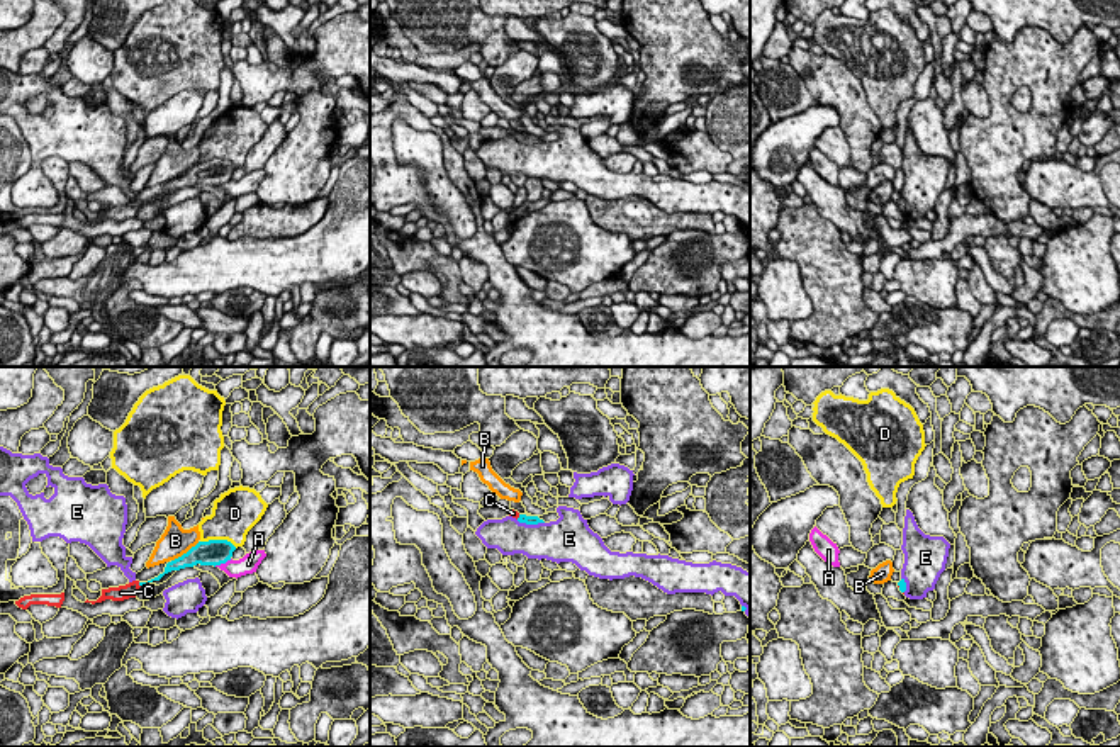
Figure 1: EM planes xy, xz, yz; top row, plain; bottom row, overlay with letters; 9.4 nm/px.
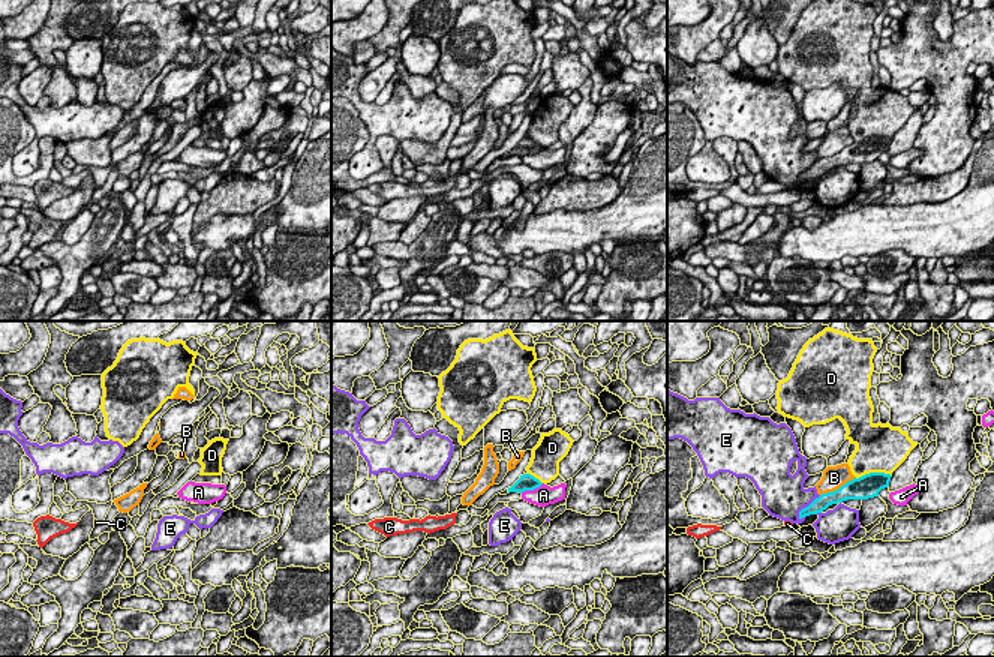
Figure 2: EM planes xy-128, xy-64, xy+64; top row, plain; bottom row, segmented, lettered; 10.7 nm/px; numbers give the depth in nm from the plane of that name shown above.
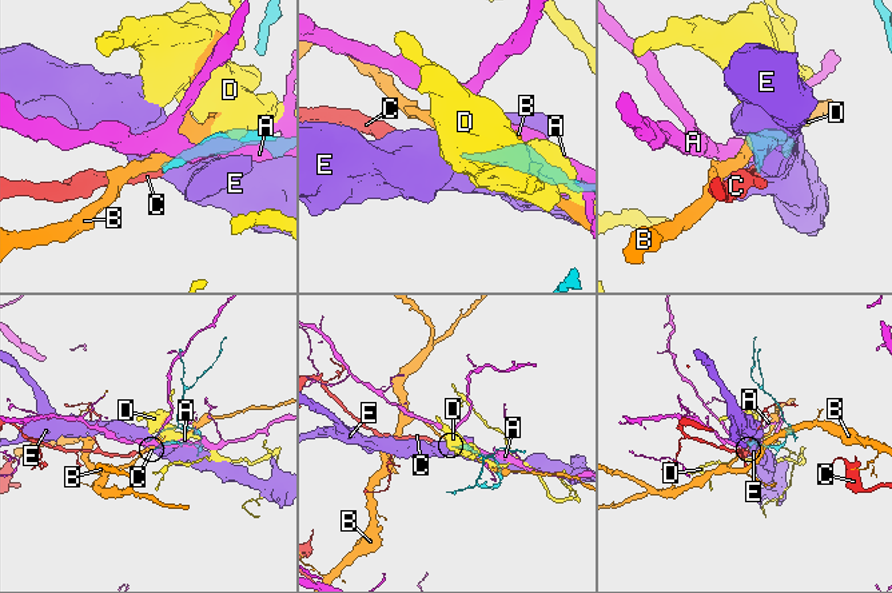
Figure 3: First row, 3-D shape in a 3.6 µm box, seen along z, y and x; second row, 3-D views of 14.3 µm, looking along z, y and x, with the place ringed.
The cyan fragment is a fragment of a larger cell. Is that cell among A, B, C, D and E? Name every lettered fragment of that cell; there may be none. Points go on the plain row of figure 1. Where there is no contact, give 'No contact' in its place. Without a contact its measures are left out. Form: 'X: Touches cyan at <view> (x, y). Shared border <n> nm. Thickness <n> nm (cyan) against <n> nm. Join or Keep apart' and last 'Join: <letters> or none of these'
A: Touches cyan at xy (223, 182). Shared border 190 nm. Thickness 260 nm (cyan) against 180 nm. Keep apart
B: Touches cyan at xy (187, 172). Shared border 320 nm. Thickness 240 nm (cyan) against 280 nm. Keep apart
C: Touches cyan at xz (520, 136). Shared border 60 nm. Thickness 100 nm (cyan) against 70 nm. Join
D: Touches cyan at xy (219, 160). Shared border 360 nm. Thickness 260 nm (cyan) against 400 nm. Keep apart
E: Touches cyan at xz (530, 143). Shared border 280 nm. Thickness 100 nm (cyan) against 360 nm. Keep apart
Join: C

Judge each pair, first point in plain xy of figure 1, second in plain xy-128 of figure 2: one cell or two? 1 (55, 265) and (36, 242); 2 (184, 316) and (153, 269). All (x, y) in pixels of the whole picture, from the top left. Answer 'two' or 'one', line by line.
1: one
2: one

